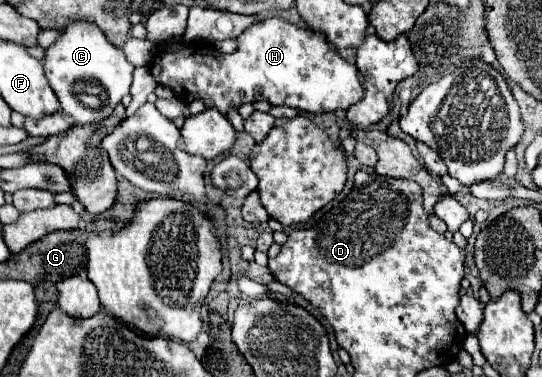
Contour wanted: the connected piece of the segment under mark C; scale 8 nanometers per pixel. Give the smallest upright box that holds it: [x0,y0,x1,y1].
[41,20,133,124]

